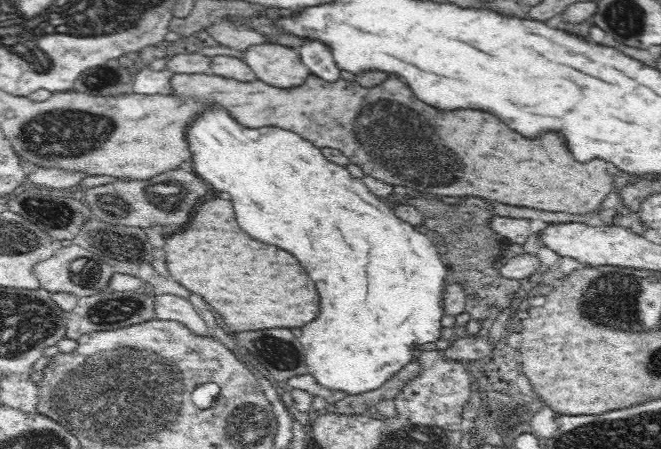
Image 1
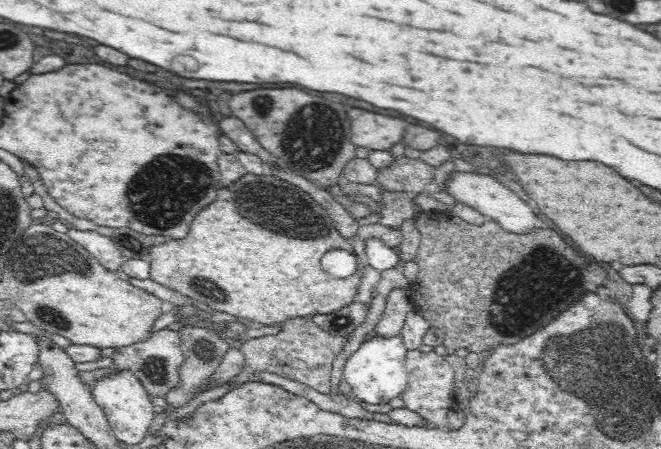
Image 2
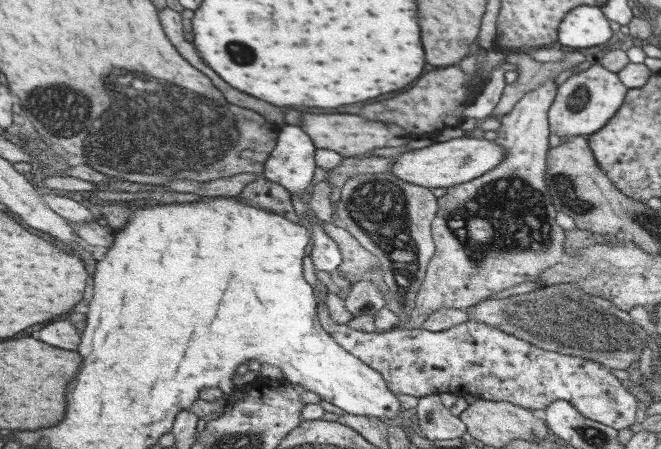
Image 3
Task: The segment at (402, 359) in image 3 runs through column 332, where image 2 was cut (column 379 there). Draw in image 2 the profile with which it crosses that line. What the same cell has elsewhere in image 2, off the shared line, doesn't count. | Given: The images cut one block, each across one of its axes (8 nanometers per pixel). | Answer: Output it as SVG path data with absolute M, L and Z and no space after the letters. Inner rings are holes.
M393 289L387 299L384 316L374 328L376 335L401 336L401 330L406 324L407 312L414 310L408 289Z

